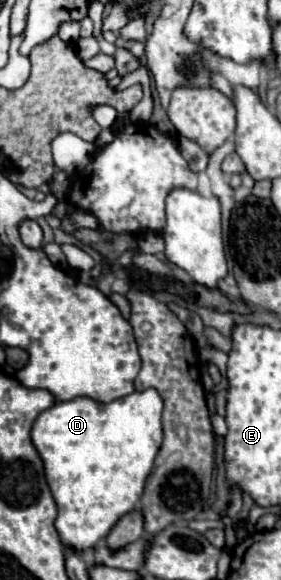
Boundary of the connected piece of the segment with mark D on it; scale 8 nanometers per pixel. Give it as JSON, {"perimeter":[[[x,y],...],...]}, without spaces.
{"perimeter":[[[155,389],[135,391],[127,397],[115,399],[111,403],[99,403],[89,397],[77,397],[73,401],[55,403],[43,411],[31,429],[31,441],[43,459],[45,479],[57,503],[57,533],[67,547],[83,551],[95,547],[103,539],[117,519],[133,511],[143,495],[145,479],[153,469],[155,455],[163,441],[163,401]]]}

